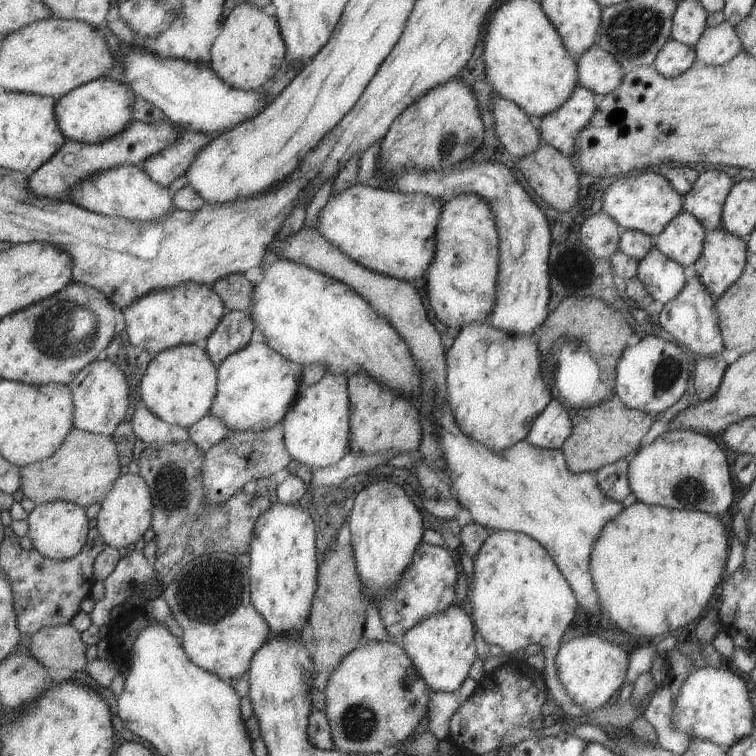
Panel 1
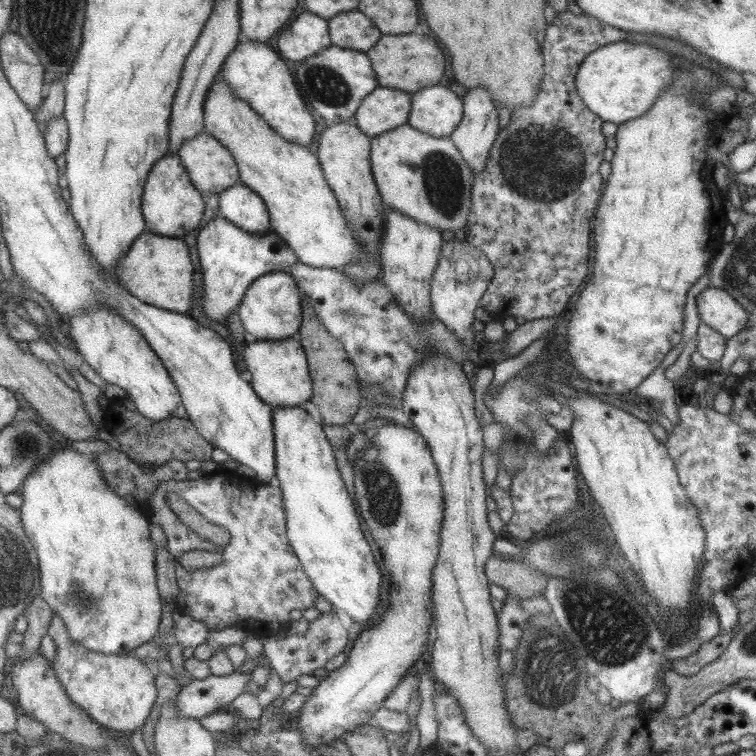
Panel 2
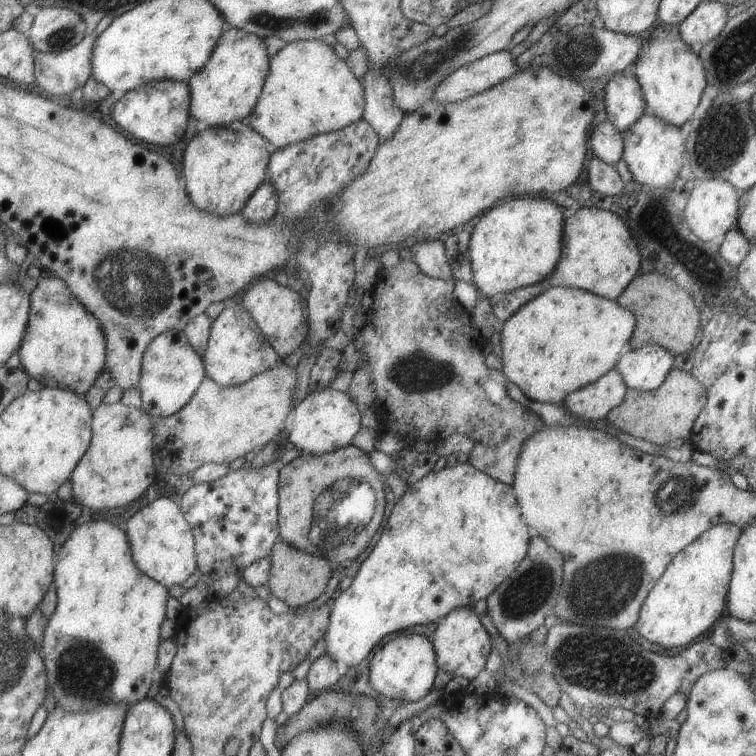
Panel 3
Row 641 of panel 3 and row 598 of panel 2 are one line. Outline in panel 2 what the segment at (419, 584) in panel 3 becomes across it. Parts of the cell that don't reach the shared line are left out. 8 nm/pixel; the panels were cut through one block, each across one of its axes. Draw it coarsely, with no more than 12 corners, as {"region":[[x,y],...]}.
{"region":[[273,407],[287,542],[365,624],[383,576],[321,423]]}

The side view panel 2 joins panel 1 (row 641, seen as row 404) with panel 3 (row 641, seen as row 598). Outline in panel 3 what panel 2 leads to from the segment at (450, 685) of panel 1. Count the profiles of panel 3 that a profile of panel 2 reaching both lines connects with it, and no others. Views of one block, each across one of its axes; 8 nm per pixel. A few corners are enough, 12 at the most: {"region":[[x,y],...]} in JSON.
{"region":[[471,607],[436,625],[438,668],[473,680],[492,648]]}

